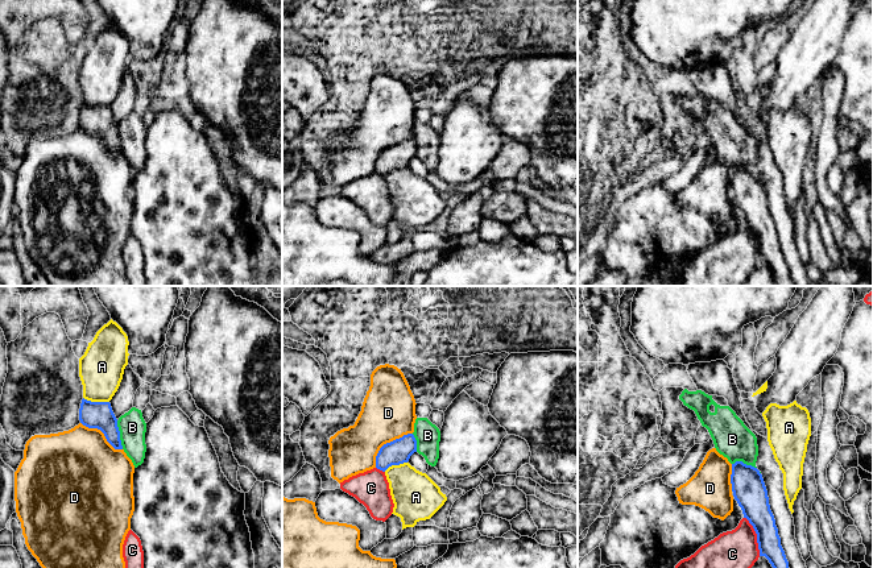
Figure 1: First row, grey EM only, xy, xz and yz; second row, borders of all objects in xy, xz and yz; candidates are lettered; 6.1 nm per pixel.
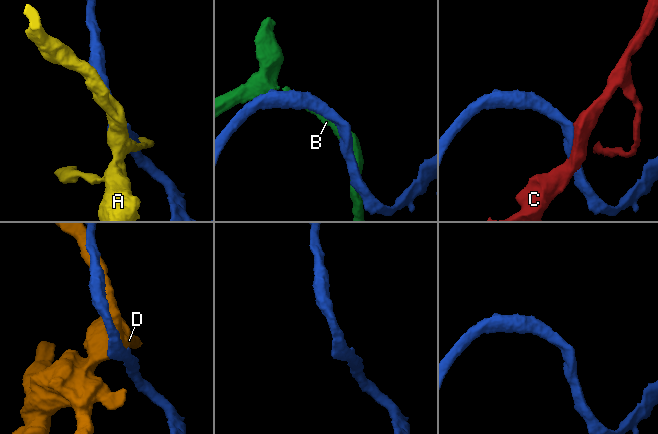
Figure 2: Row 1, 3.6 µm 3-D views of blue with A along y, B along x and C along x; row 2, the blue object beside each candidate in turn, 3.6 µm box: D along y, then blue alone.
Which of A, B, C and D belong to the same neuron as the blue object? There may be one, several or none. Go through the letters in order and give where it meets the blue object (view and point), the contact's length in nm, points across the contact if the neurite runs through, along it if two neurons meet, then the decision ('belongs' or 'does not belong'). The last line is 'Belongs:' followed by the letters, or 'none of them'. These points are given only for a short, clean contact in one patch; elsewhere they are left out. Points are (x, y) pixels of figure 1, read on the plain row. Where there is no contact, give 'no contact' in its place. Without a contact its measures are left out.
A: xy (96, 107) | 160 nm | does not belong
B: xy (119, 140) | 180 nm | belongs
C: yz (757, 241) | 260 nm | does not belong
D: xz (387, 148) | 320 nm | does not belong
Belongs: B

